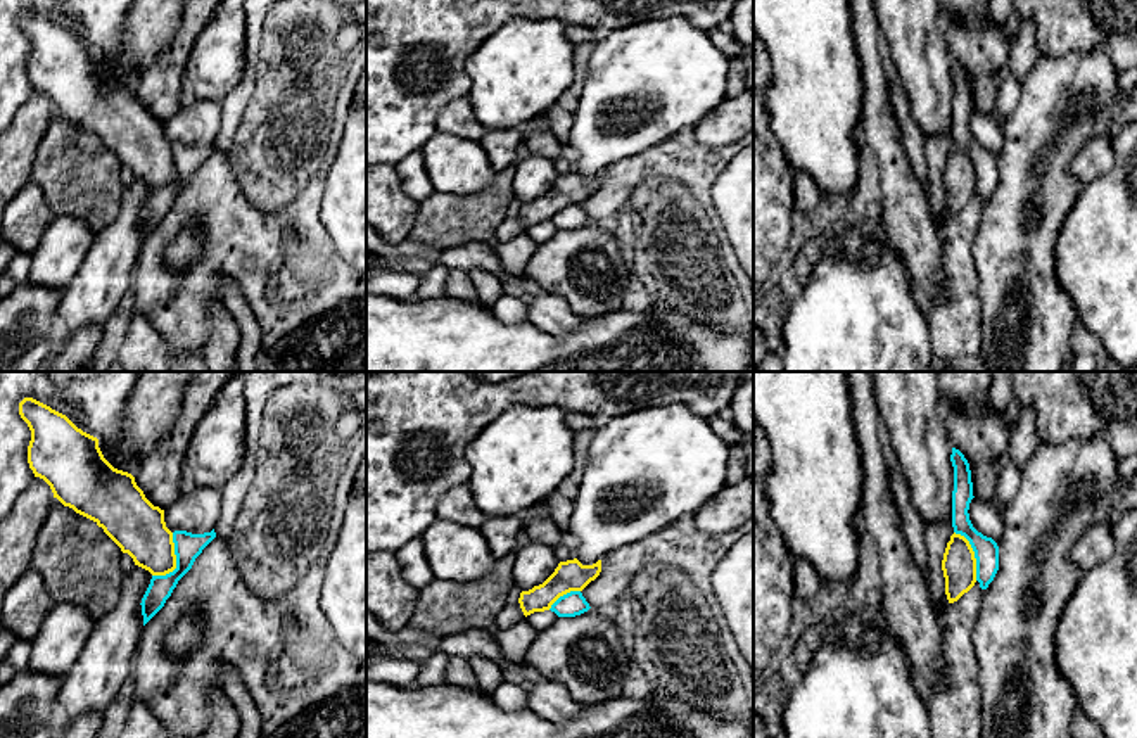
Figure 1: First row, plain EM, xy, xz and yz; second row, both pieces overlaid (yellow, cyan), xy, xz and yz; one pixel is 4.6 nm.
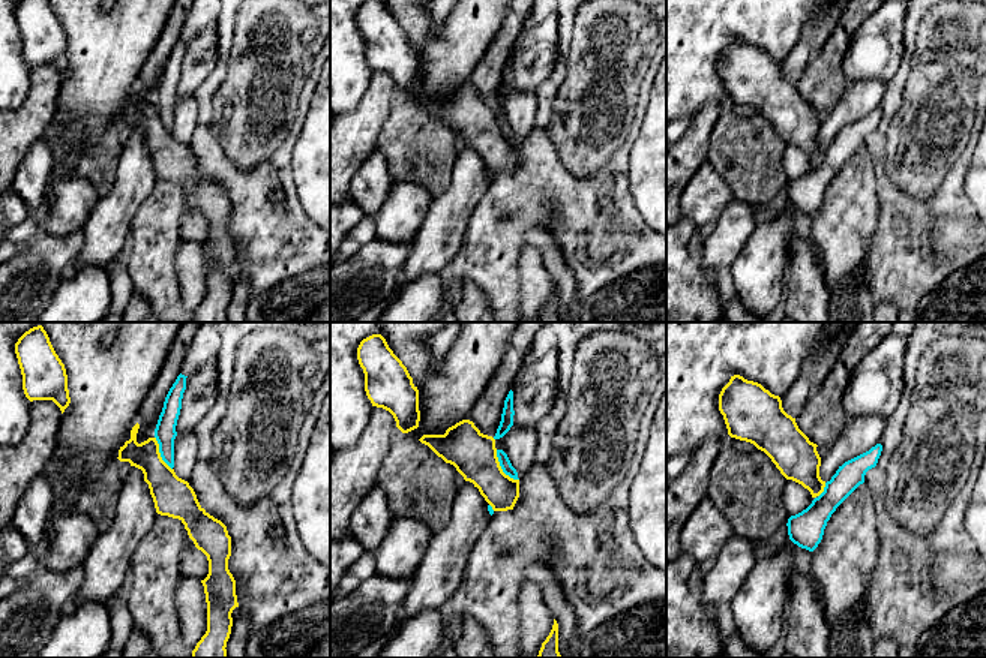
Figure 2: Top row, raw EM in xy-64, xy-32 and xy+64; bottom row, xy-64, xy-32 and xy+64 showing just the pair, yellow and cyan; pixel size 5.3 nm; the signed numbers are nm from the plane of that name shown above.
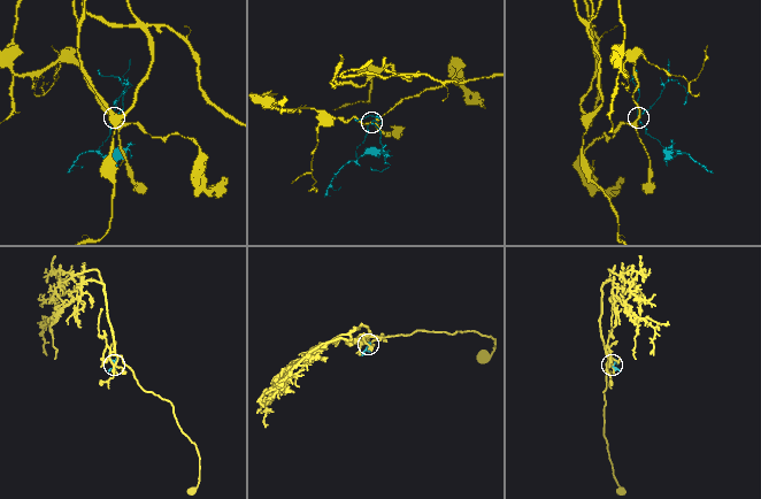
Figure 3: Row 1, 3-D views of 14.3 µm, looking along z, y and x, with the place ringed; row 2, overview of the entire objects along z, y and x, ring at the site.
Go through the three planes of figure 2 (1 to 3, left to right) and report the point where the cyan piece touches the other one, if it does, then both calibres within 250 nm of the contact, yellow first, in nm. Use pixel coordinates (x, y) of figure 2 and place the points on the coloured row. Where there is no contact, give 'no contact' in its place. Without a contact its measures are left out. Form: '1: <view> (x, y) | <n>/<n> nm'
1: xy-64 (159, 453) | 220/120 nm
2: xy-32 (500, 468) | 240/60 nm
3: xy+64 (823, 490) | 220/190 nm

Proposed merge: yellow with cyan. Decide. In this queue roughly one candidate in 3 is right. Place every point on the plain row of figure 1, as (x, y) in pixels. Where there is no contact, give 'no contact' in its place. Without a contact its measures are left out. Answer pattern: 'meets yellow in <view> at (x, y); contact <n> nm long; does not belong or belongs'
meets yellow in xy at (175, 175); contact 220 nm long; does not belong

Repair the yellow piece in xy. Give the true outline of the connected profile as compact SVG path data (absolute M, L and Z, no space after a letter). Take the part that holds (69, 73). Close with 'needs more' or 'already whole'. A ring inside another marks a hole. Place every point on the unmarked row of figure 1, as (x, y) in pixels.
M24 10L19 28L31 43L28 76L35 90L43 92L64 119L93 133L128 166L135 178L152 188L166 188L176 181L173 145L166 140L164 123L154 119L137 99L135 90L114 81L102 67L98 52L78 41L66 28Z | already whole

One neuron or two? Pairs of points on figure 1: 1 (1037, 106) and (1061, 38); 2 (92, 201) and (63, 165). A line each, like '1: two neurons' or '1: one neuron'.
1: two neurons
2: one neuron

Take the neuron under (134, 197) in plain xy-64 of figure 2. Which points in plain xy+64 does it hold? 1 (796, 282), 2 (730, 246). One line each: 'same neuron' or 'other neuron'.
1: other neuron
2: other neuron

